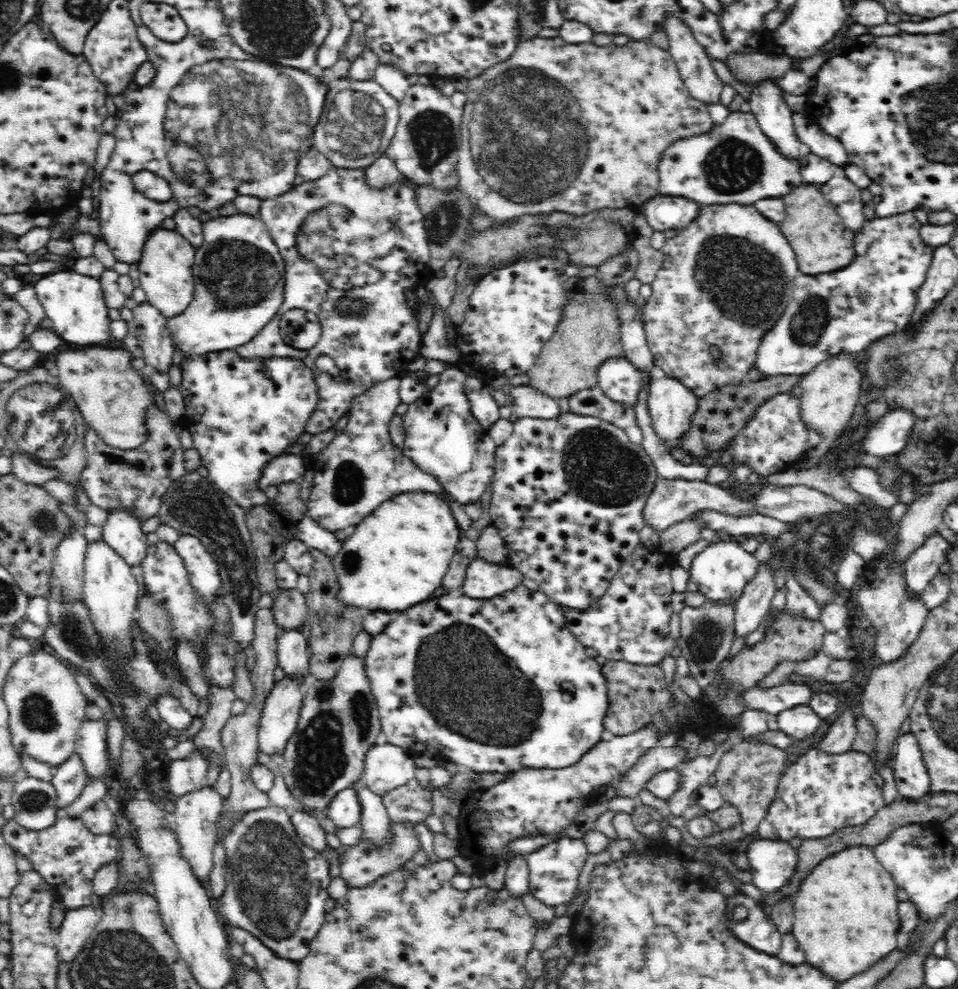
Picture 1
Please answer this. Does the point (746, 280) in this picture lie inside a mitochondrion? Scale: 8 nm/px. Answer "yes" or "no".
yes

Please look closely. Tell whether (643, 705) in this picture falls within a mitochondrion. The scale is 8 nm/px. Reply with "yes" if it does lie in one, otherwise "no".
no

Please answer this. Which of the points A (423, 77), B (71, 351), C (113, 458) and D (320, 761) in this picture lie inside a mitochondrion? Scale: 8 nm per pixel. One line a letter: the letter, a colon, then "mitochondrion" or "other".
A: other
B: other
C: other
D: mitochondrion

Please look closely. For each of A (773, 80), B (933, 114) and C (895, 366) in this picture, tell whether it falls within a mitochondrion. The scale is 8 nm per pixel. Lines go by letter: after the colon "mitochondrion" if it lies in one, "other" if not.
A: other
B: mitochondrion
C: mitochondrion

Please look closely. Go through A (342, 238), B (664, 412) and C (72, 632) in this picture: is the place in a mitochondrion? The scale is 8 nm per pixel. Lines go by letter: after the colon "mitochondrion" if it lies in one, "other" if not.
A: mitochondrion
B: other
C: mitochondrion

